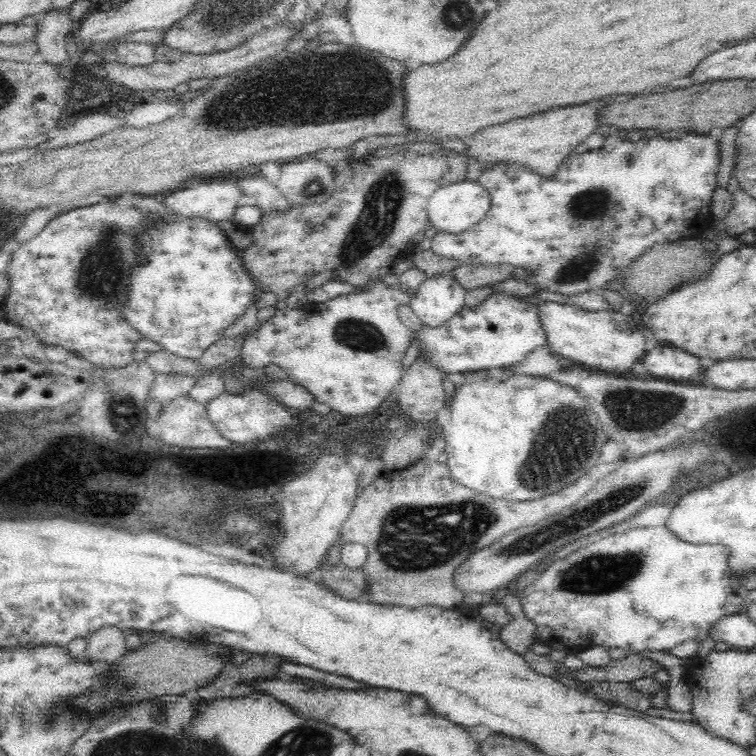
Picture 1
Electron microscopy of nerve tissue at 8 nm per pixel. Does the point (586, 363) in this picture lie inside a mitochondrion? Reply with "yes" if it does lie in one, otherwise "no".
no

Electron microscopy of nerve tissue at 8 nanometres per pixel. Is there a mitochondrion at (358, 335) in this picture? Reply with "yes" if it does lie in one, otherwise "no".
yes

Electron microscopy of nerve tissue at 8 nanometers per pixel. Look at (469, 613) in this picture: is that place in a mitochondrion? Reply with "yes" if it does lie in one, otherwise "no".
no

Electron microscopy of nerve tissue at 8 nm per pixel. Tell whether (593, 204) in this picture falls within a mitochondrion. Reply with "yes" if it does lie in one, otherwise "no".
yes

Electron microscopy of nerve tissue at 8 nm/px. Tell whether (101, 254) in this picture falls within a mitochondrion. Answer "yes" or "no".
yes

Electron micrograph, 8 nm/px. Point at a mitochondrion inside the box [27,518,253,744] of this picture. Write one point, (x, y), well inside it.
(55, 717)

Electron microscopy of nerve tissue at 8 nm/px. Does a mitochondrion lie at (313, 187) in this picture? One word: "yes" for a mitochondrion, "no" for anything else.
yes

